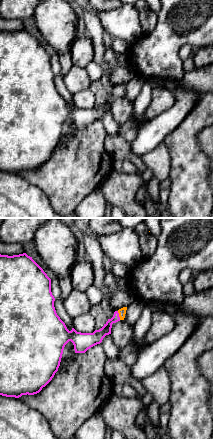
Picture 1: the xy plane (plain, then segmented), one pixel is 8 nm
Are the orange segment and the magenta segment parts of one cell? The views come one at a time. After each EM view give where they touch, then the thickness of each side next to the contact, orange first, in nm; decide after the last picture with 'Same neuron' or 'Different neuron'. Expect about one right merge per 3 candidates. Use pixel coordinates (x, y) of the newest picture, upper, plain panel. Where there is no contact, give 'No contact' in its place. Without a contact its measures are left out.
Touches orange at (119, 91). Thickness 60 nm (orange) against 100 nm

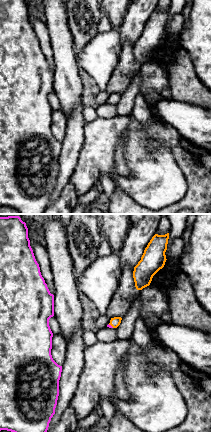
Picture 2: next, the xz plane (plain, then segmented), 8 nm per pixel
Touches orange at (111, 101). Thickness 80 nm (orange) against 20 nm

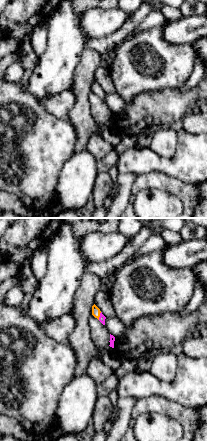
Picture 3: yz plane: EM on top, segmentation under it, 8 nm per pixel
Touches orange at (99, 92). Thickness 70 nm (orange) against 50 nm

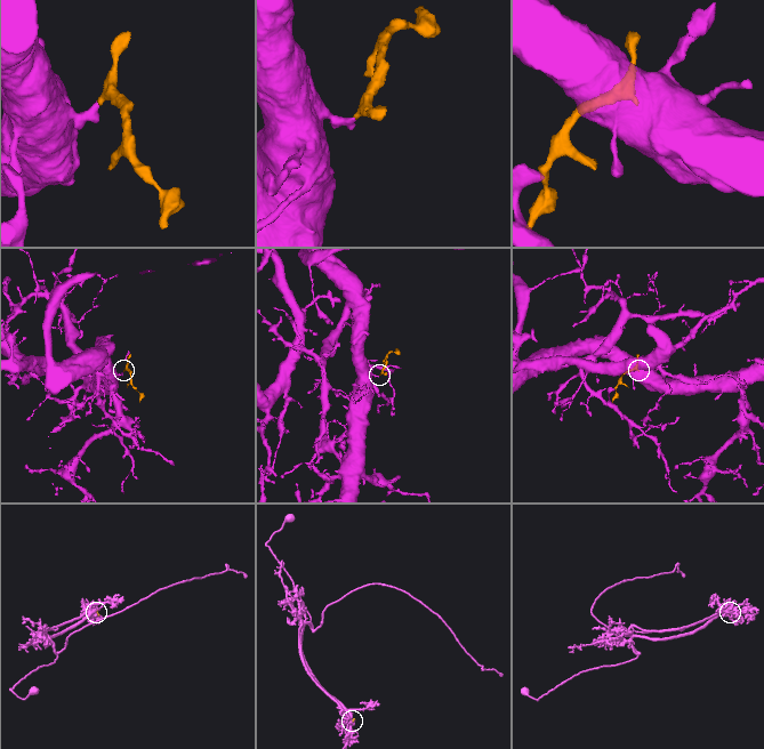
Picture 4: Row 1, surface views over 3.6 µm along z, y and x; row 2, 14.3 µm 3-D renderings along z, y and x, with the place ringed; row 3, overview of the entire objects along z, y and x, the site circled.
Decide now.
Same neuron

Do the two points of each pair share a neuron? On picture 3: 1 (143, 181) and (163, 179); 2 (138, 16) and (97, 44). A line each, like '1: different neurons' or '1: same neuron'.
1: same neuron
2: same neuron

